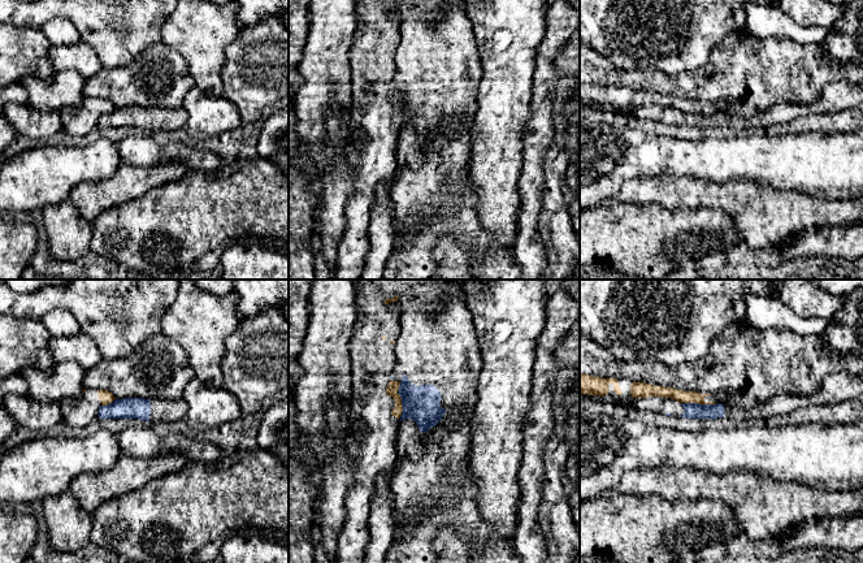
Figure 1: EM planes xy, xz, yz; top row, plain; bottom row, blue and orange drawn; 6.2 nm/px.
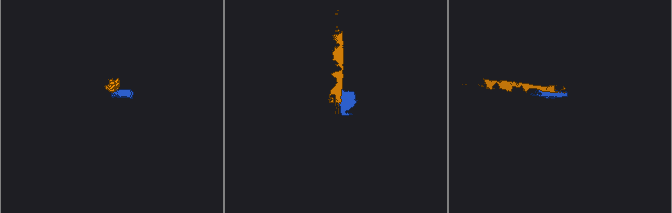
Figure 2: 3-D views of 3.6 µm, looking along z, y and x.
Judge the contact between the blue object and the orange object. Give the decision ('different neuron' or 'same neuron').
different neuron

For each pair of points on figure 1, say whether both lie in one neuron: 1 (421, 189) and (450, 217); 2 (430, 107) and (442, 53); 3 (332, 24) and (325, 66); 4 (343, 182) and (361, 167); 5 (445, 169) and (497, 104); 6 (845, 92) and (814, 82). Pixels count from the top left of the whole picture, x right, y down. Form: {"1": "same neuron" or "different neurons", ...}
{"1": "same neuron", "2": "same neuron", "3": "same neuron", "4": "different neurons", "5": "different neurons", "6": "different neurons"}

